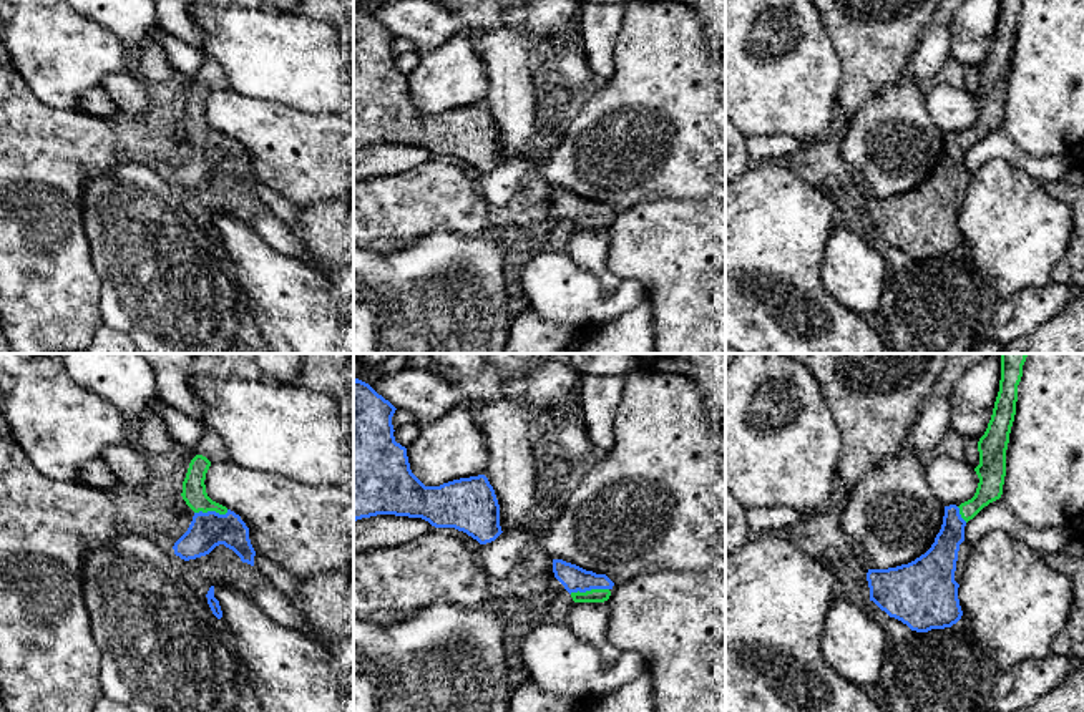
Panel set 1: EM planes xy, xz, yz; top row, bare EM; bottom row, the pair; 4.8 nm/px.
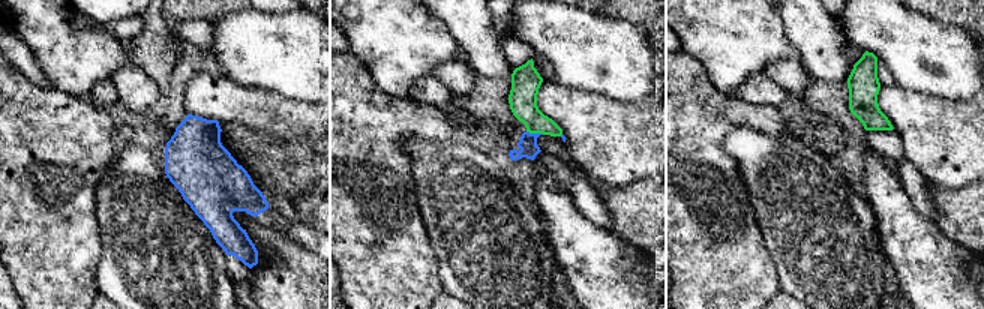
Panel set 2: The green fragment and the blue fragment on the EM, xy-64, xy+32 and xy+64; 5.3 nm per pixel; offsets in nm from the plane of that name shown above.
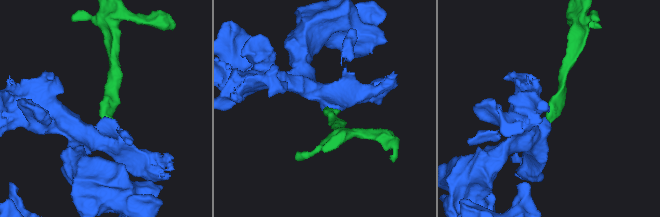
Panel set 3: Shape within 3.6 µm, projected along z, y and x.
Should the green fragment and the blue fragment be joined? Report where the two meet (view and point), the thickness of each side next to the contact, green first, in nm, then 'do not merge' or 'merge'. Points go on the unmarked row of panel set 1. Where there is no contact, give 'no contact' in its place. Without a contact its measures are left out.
meets green in xz at (588, 219); 60 nm thick on the green side, 120 nm on the other; merge

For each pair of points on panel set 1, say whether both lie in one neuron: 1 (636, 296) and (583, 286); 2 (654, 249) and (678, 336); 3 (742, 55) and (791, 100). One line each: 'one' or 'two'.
1: one
2: one
3: one

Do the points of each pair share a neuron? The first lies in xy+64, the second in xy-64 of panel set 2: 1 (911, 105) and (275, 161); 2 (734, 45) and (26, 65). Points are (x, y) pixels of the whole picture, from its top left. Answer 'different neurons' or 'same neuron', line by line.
1: different neurons
2: different neurons

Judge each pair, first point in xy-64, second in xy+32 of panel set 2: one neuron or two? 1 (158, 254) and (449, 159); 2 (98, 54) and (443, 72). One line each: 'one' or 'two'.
1: one
2: two

